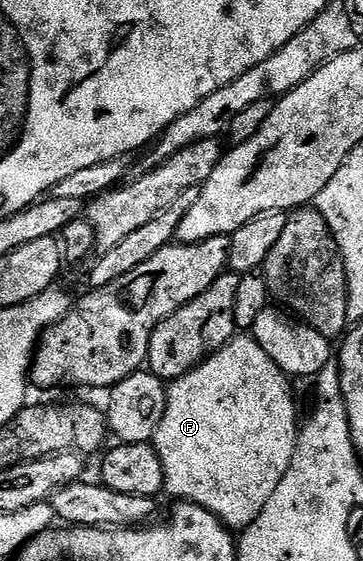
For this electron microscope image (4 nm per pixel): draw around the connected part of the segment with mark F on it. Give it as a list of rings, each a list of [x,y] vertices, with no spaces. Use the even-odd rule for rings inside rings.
[[[253,336],[232,338],[229,344],[221,347],[216,354],[210,354],[200,366],[193,368],[184,378],[174,379],[167,388],[165,416],[161,416],[161,424],[153,439],[154,448],[161,456],[161,468],[165,468],[166,493],[168,495],[171,493],[172,499],[195,502],[201,508],[213,512],[232,531],[242,532],[249,524],[253,524],[253,520],[257,520],[257,516],[261,516],[261,508],[265,508],[265,504],[269,500],[269,496],[273,496],[277,484],[281,484],[281,476],[285,476],[285,472],[289,472],[289,460],[293,460],[293,452],[297,448],[301,429],[301,414],[299,418],[299,410],[295,407],[295,398],[291,395],[290,384],[292,385],[288,375],[284,374],[281,368],[277,368],[277,364],[273,364],[273,360],[269,360],[269,356],[265,356],[265,348],[261,348],[261,344],[257,344],[257,340]]]

